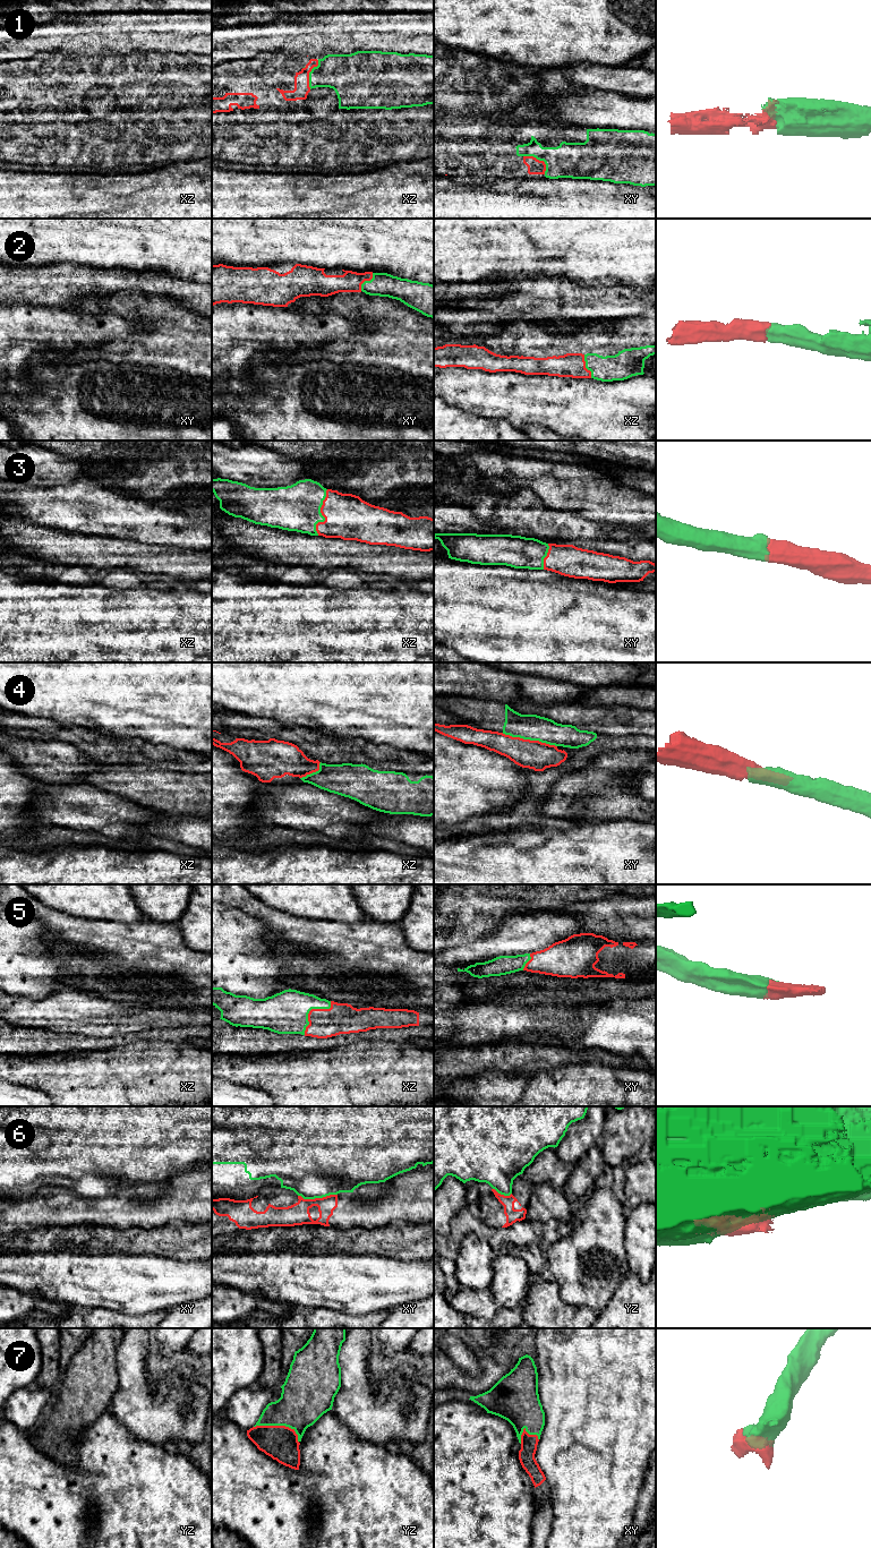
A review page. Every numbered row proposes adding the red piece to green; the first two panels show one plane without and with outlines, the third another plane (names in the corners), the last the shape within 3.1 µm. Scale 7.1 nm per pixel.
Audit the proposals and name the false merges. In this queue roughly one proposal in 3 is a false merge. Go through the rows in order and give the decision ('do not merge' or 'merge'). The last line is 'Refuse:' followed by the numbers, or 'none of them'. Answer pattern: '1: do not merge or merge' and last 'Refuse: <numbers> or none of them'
1: merge
2: merge
3: merge
4: do not merge
5: merge
6: do not merge
7: merge
Refuse: 4, 6

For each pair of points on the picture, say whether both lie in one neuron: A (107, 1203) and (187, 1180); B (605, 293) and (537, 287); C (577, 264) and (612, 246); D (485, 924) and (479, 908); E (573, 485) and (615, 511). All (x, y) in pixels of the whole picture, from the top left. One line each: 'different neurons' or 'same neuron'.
A: same neuron
B: same neuron
C: same neuron
D: same neuron
E: same neuron

